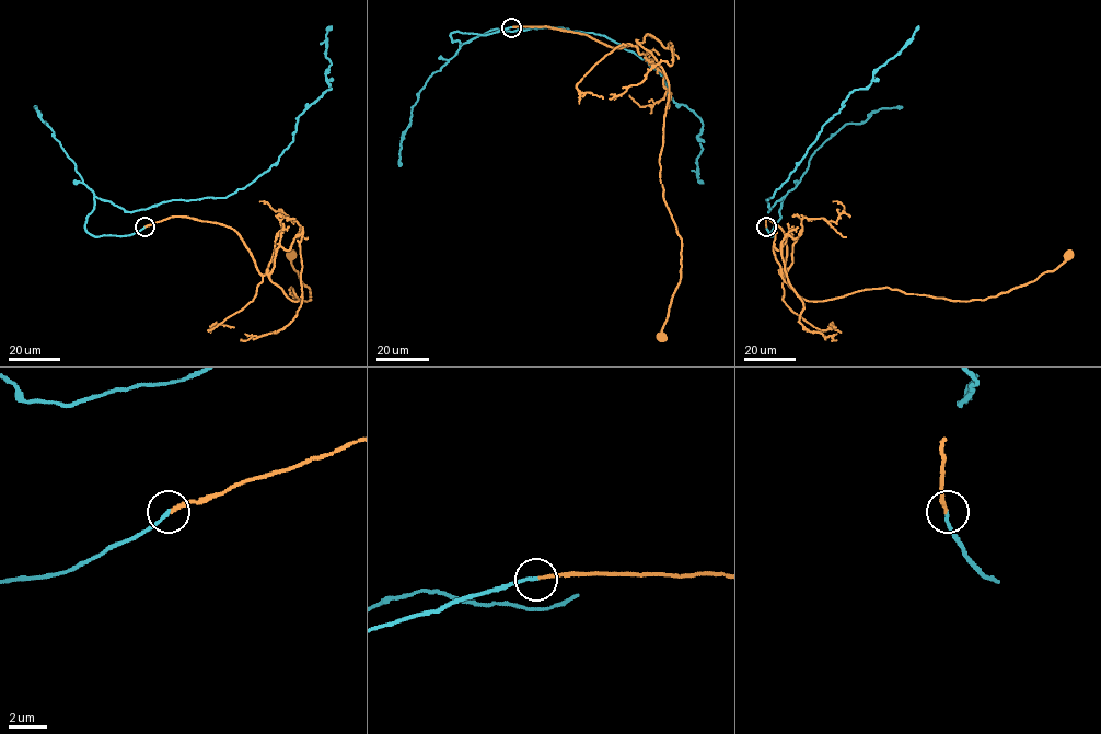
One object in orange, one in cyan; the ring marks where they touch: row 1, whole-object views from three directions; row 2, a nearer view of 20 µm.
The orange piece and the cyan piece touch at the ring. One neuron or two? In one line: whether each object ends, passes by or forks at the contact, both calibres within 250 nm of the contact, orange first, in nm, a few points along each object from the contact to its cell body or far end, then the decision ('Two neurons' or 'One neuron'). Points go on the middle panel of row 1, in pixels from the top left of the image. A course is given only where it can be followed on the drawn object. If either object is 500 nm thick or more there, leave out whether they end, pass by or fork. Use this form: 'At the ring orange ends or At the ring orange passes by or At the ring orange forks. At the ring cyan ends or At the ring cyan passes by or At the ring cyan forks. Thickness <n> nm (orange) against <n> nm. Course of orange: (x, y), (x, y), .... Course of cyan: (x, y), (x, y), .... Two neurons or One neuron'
At the ring orange ends. At the ring cyan ends. Thickness 150 nm (orange) against 160 nm. Course of orange: (512, 27), (548, 26), (612, 47), (637, 49), (636, 41), (663, 71), (660, 181), (682, 240), (662, 337). Course of cyan: (511, 27), (450, 36), (459, 45), (496, 28), (561, 27), (632, 51), (700, 118), (703, 183). One neuron

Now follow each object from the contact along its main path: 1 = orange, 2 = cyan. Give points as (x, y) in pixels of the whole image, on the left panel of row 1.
1: (145, 226), (181, 216), (231, 228), (261, 275), (310, 300), (291, 255)
2: (145, 226), (95, 236), (84, 224), (96, 197), (132, 212), (224, 197), (275, 164), (332, 89), (332, 26)

